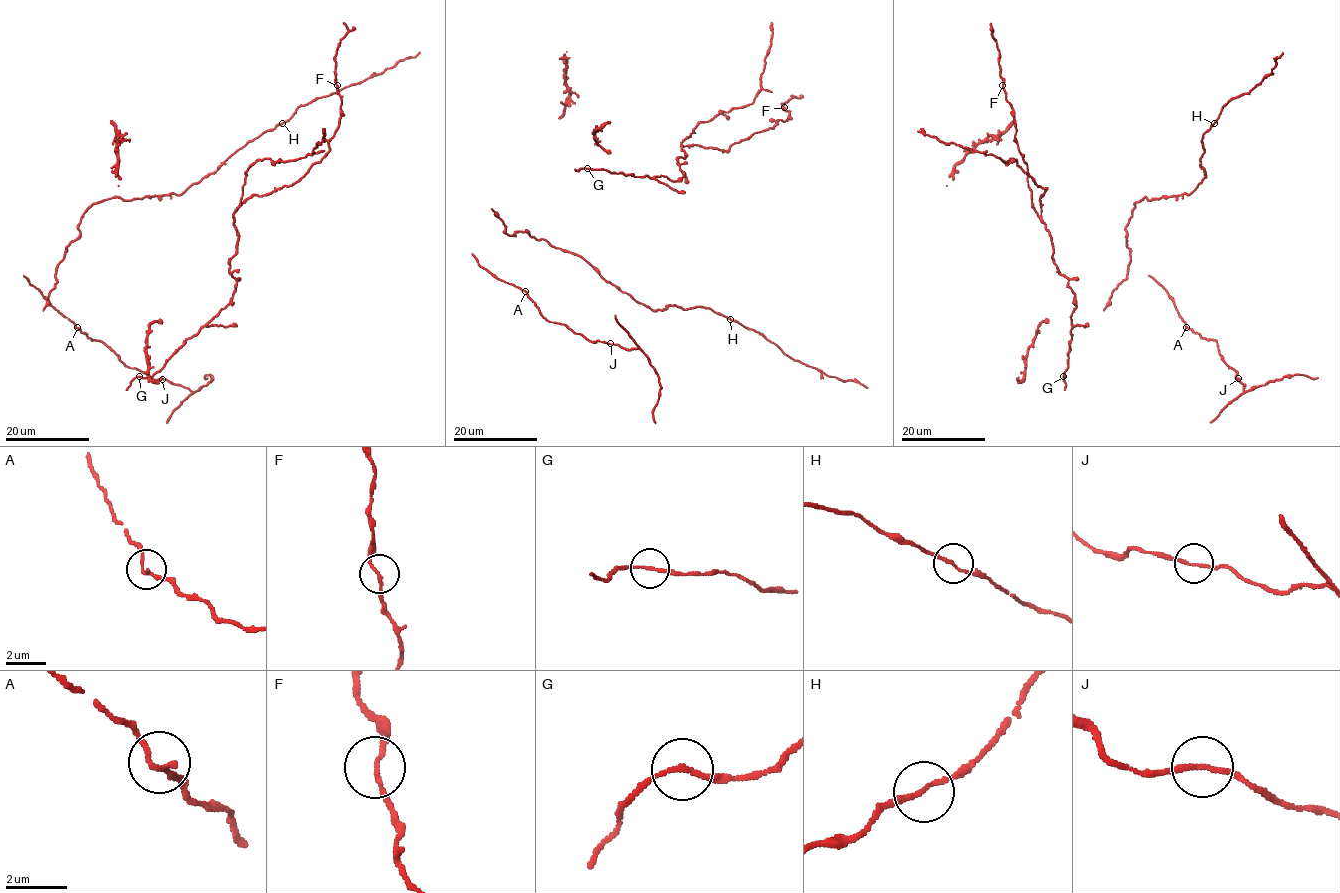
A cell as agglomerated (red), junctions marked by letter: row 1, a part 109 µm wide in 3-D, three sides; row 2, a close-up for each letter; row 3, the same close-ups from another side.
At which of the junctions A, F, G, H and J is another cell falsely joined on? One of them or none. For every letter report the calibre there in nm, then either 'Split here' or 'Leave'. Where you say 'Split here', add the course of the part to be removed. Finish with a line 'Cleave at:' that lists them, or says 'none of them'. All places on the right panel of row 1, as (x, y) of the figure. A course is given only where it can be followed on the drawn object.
A: Thickness 160 nm. Leave
F: Thickness 140 nm. Leave
G: Thickness 150 nm. Leave
H: Thickness 150 nm. Leave
J: Thickness 150 nm. Leave
Cleave at: none of them

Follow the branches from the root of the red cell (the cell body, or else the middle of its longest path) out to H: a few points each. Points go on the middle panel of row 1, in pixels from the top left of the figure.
H: (492, 208), (507, 234), (526, 230), (582, 256), (606, 281), (652, 310), (704, 307), (730, 318)

